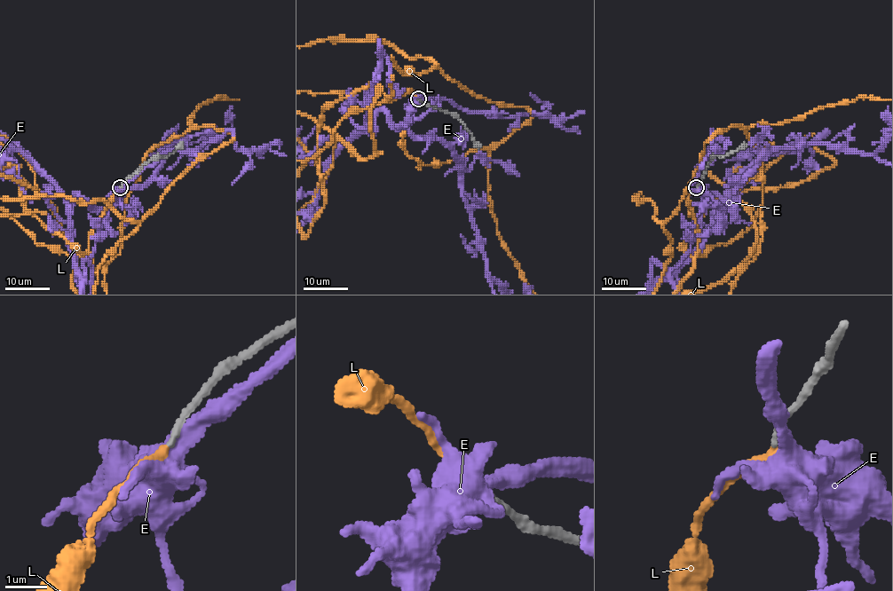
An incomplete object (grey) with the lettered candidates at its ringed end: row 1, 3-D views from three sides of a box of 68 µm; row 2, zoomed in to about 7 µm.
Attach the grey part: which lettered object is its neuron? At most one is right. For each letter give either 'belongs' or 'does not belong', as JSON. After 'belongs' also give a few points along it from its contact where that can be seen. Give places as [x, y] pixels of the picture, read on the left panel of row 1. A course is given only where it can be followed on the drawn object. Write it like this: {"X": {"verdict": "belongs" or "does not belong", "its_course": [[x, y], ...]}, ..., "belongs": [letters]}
{"E": {"verdict": "does not belong"}, "L": {"verdict": "belongs"}, "belongs": ["L"]}

